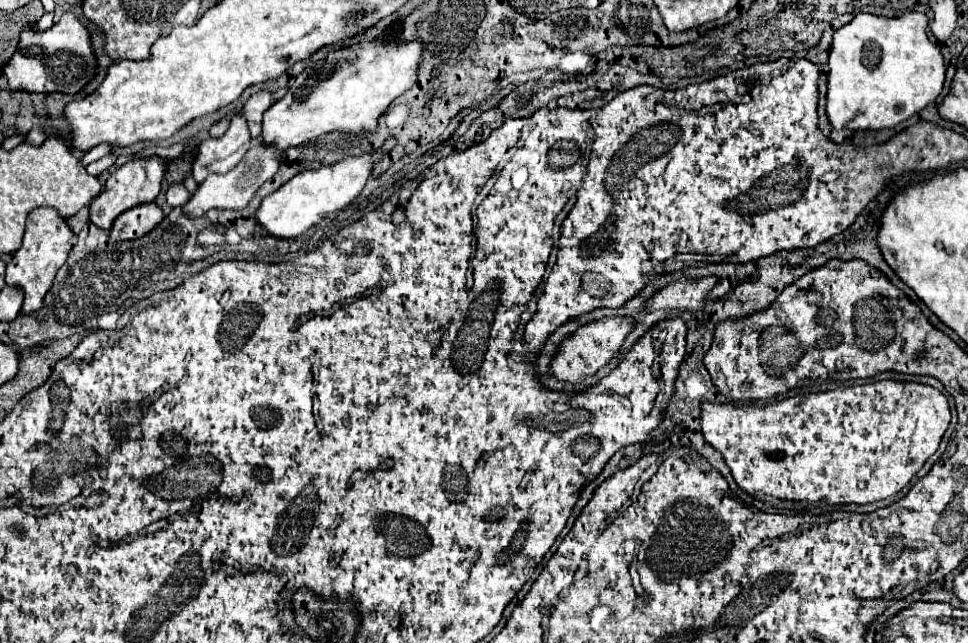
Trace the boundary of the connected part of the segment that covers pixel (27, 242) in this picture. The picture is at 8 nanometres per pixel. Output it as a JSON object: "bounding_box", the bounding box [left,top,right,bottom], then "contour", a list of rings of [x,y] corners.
{"bounding_box":[6,208,72,314],"contour":[[[36,208],[28,214],[26,222],[26,232],[24,232],[24,242],[18,252],[14,252],[12,262],[6,266],[6,284],[20,288],[24,292],[24,304],[22,304],[22,314],[34,314],[36,310],[42,308],[44,296],[50,290],[54,276],[58,268],[66,262],[68,252],[70,252],[70,240],[72,240],[72,230],[68,228],[64,218],[58,218],[54,210],[50,208]]]}

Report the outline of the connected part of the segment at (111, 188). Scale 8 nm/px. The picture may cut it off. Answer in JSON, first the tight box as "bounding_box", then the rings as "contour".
{"bounding_box":[90,156,166,230],"contour":[[[152,156],[152,158],[146,158],[146,160],[132,160],[120,168],[116,168],[106,184],[104,184],[104,190],[90,202],[90,222],[96,224],[98,228],[102,230],[110,230],[114,220],[134,208],[134,206],[140,206],[140,204],[148,204],[148,202],[154,202],[154,198],[160,194],[160,182],[162,182],[162,176],[164,176],[164,170],[166,170],[166,160],[158,158],[158,156]]]}

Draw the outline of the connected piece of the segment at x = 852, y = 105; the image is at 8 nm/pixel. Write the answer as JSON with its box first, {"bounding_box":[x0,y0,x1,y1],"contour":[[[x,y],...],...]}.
{"bounding_box":[826,12,946,130],"contour":[[[906,12],[898,18],[858,14],[852,22],[834,32],[828,58],[826,116],[836,130],[882,130],[892,128],[924,106],[934,102],[944,86],[946,66],[940,50],[926,36],[928,18],[924,12]]]}

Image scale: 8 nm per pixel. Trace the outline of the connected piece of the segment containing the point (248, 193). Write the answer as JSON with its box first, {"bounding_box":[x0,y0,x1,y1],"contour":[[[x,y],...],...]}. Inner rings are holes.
{"bounding_box":[182,142,280,214],"contour":[[[254,142],[252,148],[244,154],[242,162],[236,164],[236,168],[232,168],[226,174],[212,174],[210,178],[206,178],[206,182],[202,182],[196,192],[192,194],[192,198],[182,206],[184,214],[192,214],[196,212],[208,212],[210,208],[218,208],[218,210],[242,210],[254,196],[254,192],[266,182],[270,180],[280,164],[280,152],[274,150],[272,146],[262,146],[260,142]]]}

